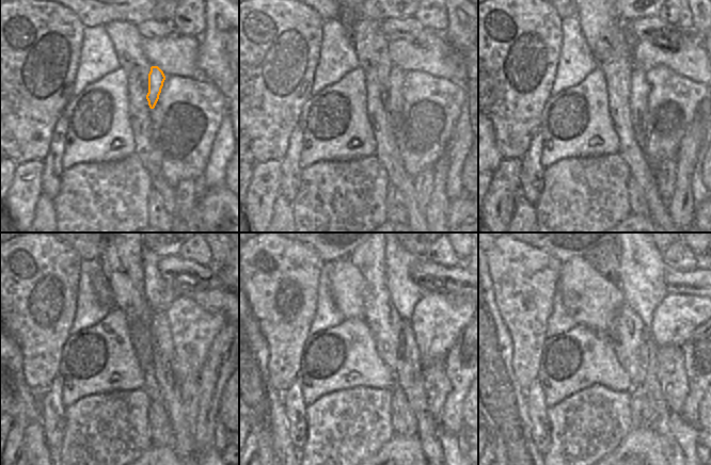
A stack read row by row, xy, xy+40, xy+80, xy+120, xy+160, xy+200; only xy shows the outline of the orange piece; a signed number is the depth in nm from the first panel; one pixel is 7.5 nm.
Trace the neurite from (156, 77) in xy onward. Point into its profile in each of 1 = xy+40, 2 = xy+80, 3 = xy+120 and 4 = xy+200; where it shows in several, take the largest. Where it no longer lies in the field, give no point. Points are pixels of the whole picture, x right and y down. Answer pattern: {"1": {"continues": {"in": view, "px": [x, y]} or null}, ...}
{"1": {"continues": {"in": "xy+40", "px": [396, 78]}}, "2": {"continues": {"in": "xy+80", "px": [638, 90]}}, "3": {"continues": {"in": "xy+120", "px": [171, 406]}}, "4": {"continues": {"in": "xy+200", "px": [648, 398]}}}

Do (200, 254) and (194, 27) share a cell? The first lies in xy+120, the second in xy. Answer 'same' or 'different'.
same

